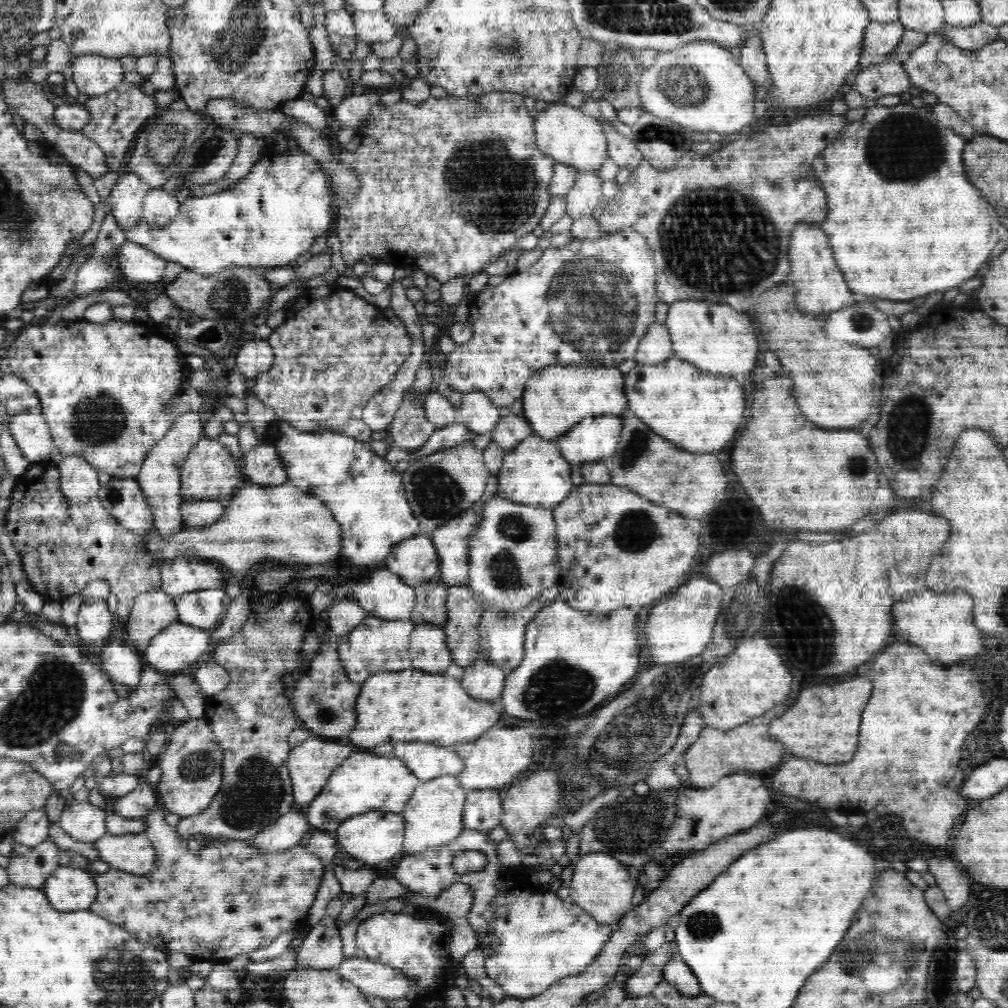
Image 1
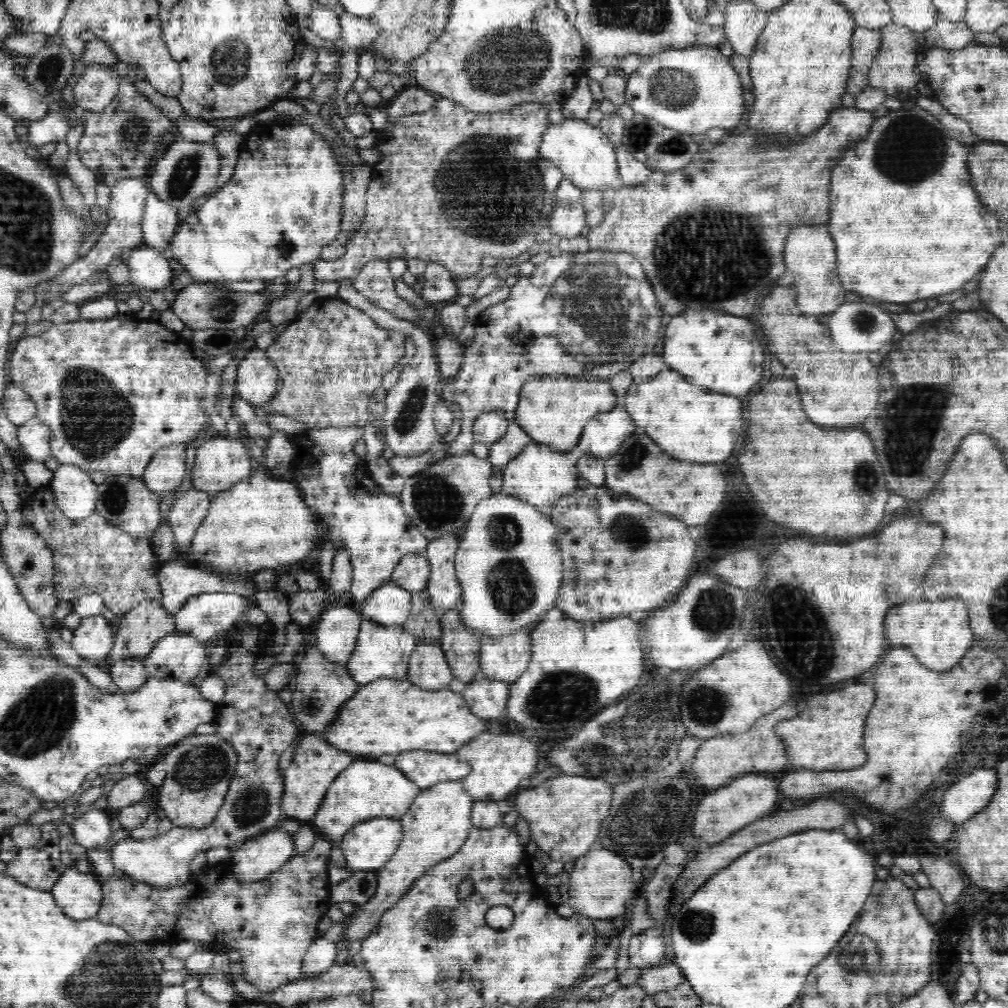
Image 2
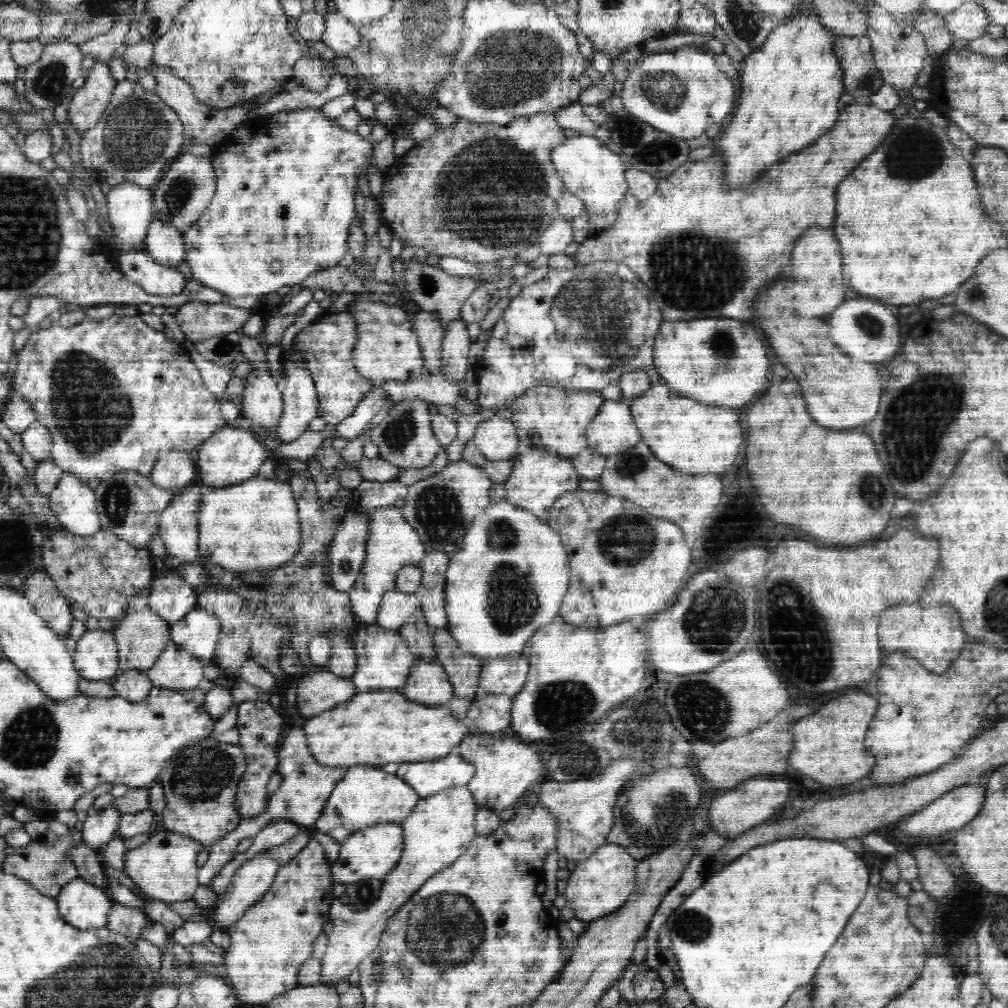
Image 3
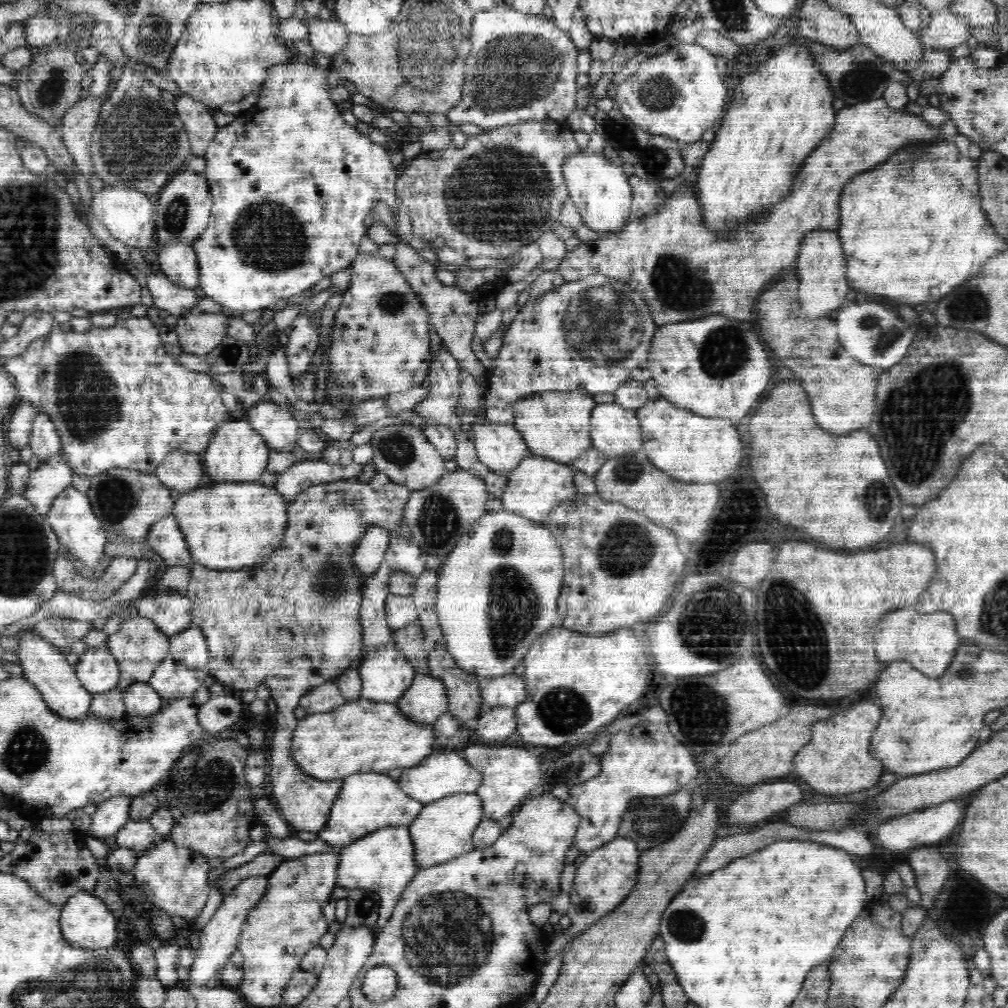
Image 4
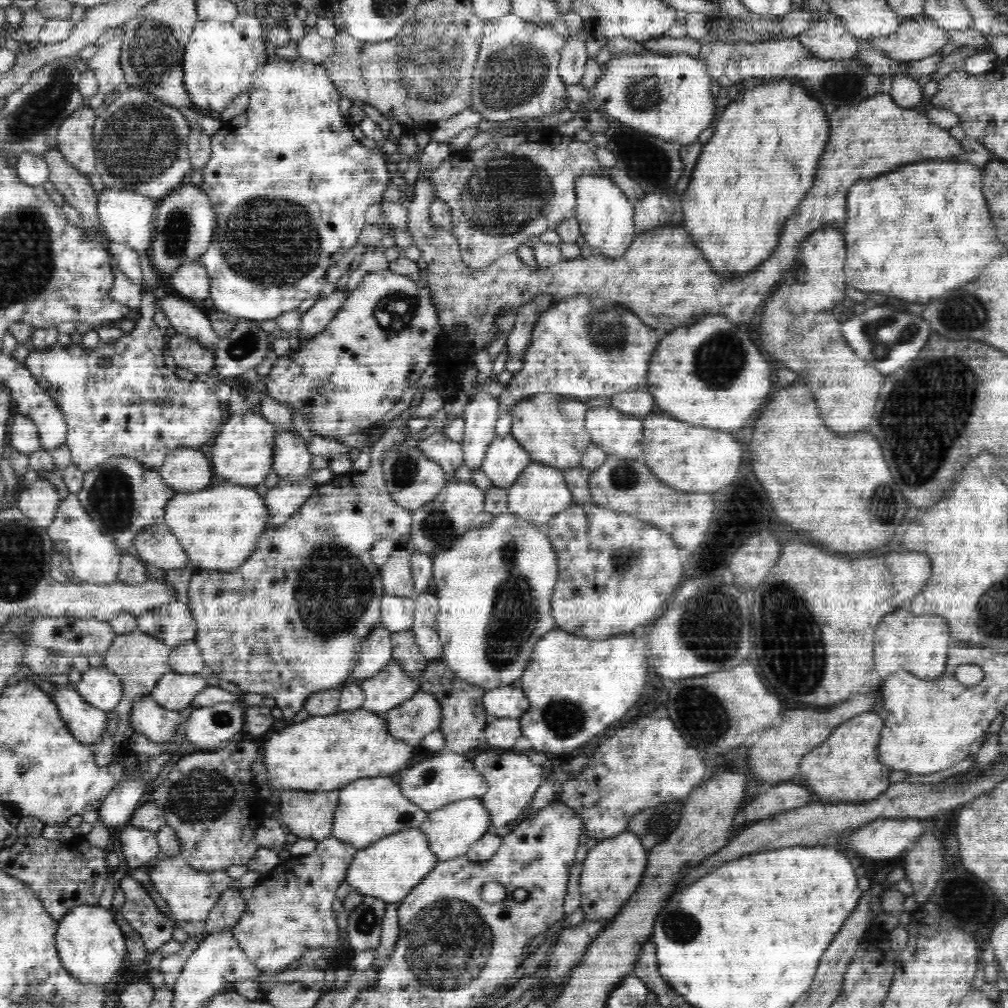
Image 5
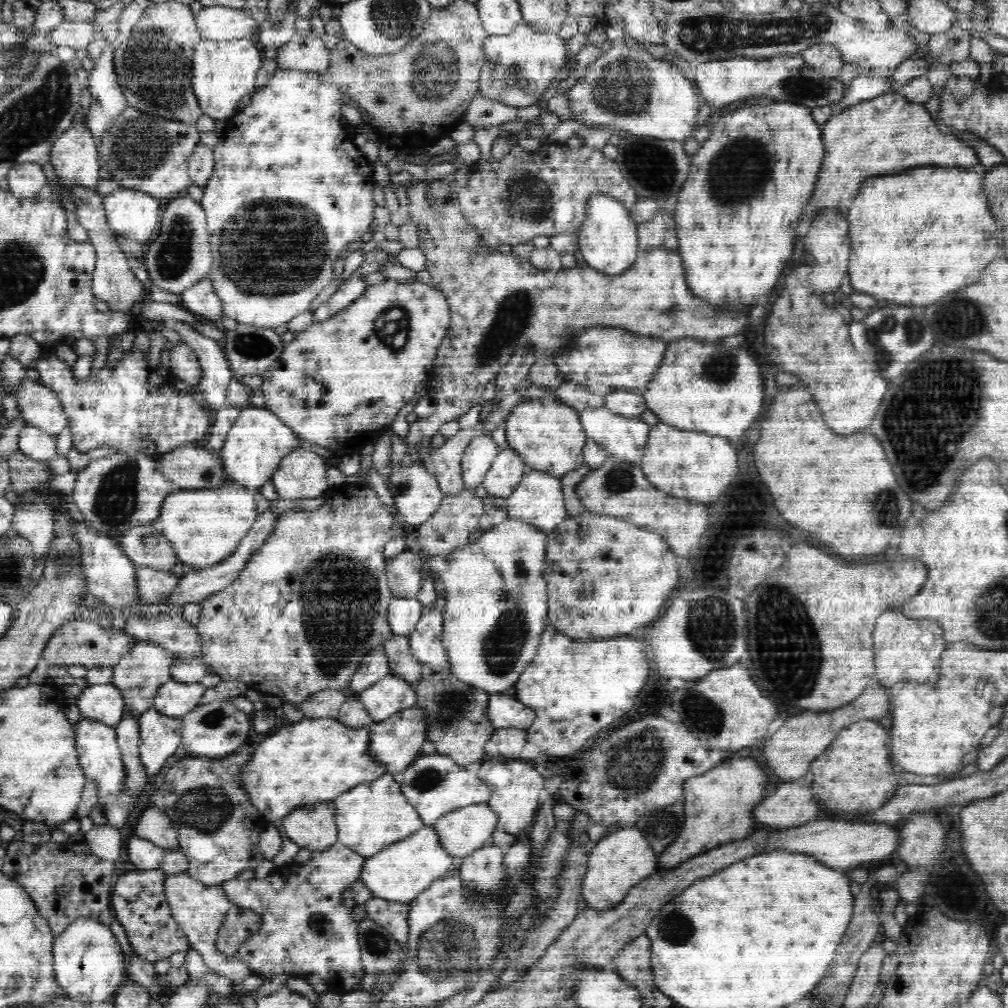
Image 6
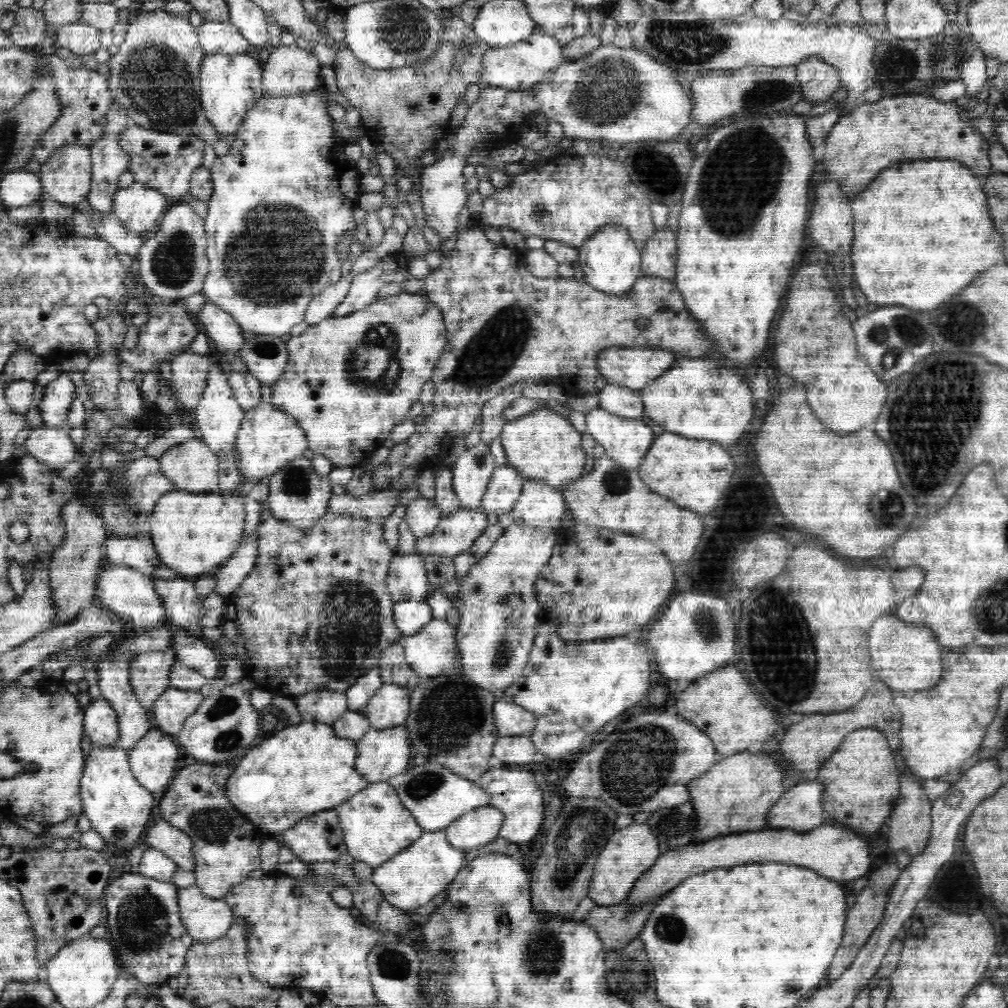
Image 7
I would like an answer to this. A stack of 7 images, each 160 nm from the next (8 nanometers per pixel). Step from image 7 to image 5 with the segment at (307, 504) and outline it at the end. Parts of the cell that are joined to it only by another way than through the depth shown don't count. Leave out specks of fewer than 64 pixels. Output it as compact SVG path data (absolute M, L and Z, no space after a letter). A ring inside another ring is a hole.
M280 430L274 436L273 471L281 480L304 480L311 473L312 454L298 432Z

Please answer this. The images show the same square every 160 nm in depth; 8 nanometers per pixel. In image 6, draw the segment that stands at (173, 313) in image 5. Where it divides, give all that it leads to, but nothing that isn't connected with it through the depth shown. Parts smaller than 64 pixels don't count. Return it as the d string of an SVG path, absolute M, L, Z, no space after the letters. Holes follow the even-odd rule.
M182 320L170 324L199 358L203 375L195 392L202 396L208 411L216 415L229 406L228 388L236 382L236 375L225 357L222 343L196 332L194 324Z

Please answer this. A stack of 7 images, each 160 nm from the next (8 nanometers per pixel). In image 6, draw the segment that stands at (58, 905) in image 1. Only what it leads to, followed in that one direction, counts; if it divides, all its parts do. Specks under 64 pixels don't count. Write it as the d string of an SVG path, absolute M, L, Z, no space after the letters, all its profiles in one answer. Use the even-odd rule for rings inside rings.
M82 916L55 938L53 968L59 987L67 998L84 1004L111 1001L121 987L125 954L114 938L110 926L104 926Z

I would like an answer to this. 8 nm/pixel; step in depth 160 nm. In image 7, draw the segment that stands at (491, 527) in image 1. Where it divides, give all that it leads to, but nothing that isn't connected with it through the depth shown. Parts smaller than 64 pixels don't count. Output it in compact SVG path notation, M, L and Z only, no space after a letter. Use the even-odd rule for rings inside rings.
M519 523L510 525L482 556L484 560L462 580L464 606L454 637L463 674L492 693L514 684L528 665L541 607L535 597L535 582L552 556L558 532Z

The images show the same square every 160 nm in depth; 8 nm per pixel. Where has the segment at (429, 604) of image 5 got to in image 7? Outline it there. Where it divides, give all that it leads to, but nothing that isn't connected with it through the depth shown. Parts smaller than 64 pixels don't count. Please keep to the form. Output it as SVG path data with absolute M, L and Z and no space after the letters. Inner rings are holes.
M432 618L417 633L399 640L408 665L423 679L440 676L455 668L456 637L446 620Z

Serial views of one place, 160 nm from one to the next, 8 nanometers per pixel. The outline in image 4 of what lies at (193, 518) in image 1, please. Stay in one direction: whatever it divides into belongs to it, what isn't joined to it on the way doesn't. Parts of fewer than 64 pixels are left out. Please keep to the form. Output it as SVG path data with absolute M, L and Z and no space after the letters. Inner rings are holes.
M173 513L168 515L150 526L145 542L163 558L167 566L190 567L195 560L188 550L180 522L176 521Z

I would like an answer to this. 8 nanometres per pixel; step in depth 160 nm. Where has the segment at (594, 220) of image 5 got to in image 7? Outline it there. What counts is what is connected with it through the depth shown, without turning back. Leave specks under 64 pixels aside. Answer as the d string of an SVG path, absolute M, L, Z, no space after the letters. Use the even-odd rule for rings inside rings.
M606 224L600 232L594 232L579 248L578 264L583 280L599 292L620 296L632 288L641 272L641 249L631 239L631 233L622 224Z

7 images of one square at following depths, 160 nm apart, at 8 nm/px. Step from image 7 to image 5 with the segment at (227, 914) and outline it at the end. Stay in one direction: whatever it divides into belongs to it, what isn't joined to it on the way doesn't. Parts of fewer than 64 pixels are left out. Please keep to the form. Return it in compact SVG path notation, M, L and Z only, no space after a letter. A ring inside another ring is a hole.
M161 856L152 864L150 879L158 894L170 907L178 926L200 945L206 938L206 918L212 913L221 895L230 888L252 888L263 874L248 870L241 879L230 878L226 871L198 872L179 856Z

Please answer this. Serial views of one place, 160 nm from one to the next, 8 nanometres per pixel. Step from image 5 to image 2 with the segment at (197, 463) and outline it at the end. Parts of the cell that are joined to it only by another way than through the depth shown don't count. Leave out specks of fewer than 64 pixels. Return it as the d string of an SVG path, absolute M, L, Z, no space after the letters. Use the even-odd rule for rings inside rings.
M166 445L149 462L141 478L157 498L176 490L182 484L186 474L186 450L186 445Z

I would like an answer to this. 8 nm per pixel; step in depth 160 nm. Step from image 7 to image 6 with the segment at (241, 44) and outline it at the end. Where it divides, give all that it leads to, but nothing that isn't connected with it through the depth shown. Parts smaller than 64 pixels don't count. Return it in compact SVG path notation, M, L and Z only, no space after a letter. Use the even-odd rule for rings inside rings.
M204 6L195 21L201 39L208 41L253 38L258 26L249 12L228 6Z

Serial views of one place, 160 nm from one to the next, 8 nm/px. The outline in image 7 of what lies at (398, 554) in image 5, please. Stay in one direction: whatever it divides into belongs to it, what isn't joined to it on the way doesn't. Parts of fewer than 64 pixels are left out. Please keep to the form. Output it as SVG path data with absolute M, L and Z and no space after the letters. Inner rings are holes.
M416 553L396 554L390 562L386 583L395 603L412 599L424 601L430 590L424 559Z

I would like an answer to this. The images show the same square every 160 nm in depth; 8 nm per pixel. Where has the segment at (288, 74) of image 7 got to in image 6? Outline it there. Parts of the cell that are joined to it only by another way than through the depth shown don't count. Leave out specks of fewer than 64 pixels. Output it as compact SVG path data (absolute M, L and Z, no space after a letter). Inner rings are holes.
M311 32L305 36L296 33L288 43L278 47L276 64L280 69L322 72L329 68L330 54L323 40Z

